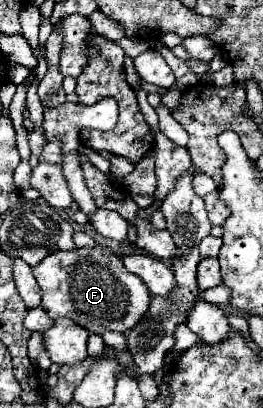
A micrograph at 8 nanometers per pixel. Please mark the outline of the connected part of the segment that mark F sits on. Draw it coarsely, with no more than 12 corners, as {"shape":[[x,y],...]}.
{"shape":[[107,247],[55,251],[33,275],[51,319],[135,327],[147,285]]}

